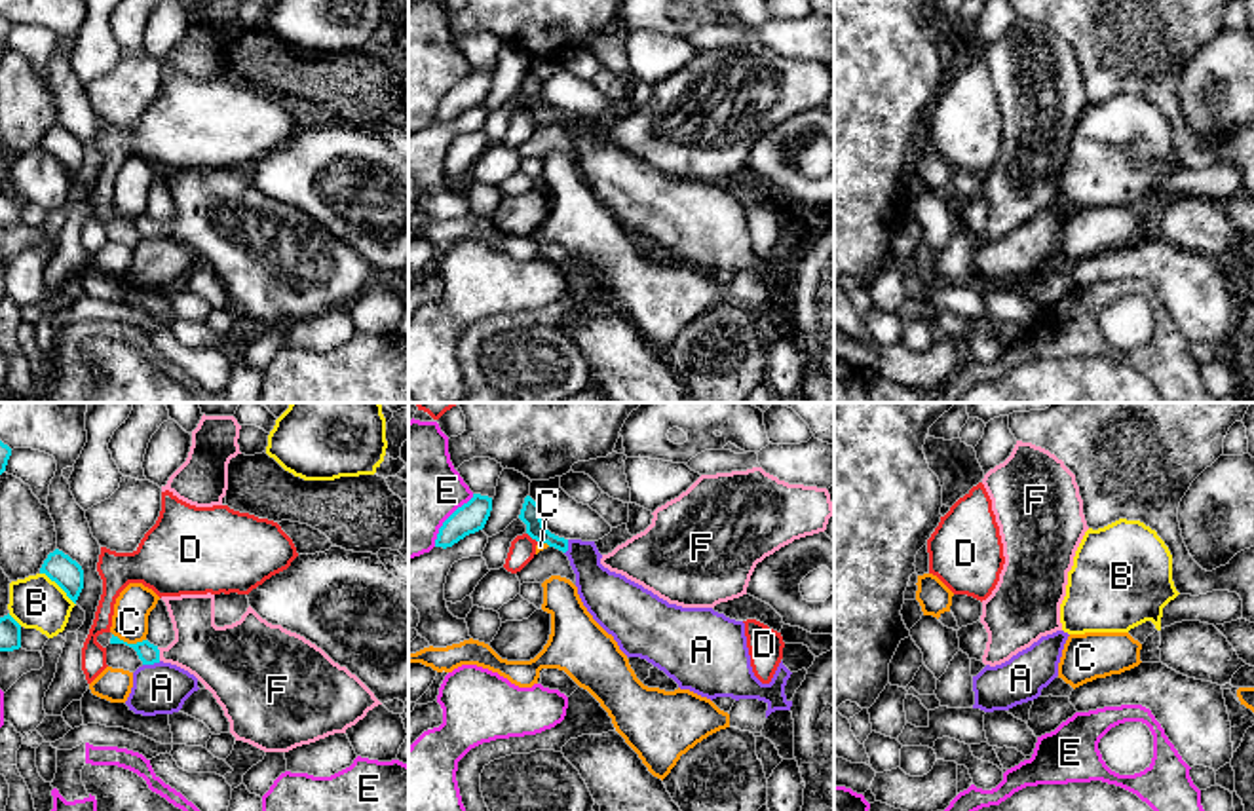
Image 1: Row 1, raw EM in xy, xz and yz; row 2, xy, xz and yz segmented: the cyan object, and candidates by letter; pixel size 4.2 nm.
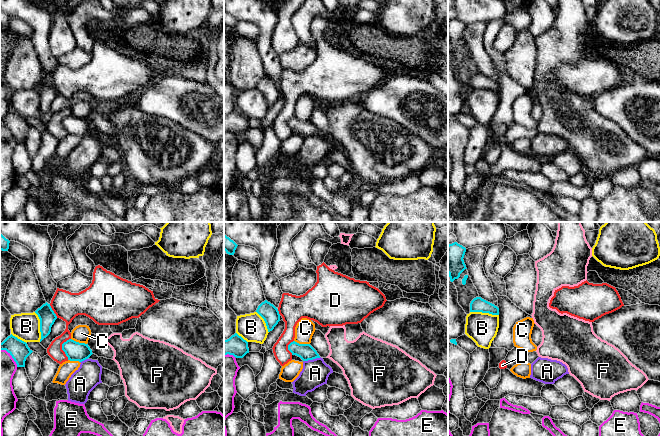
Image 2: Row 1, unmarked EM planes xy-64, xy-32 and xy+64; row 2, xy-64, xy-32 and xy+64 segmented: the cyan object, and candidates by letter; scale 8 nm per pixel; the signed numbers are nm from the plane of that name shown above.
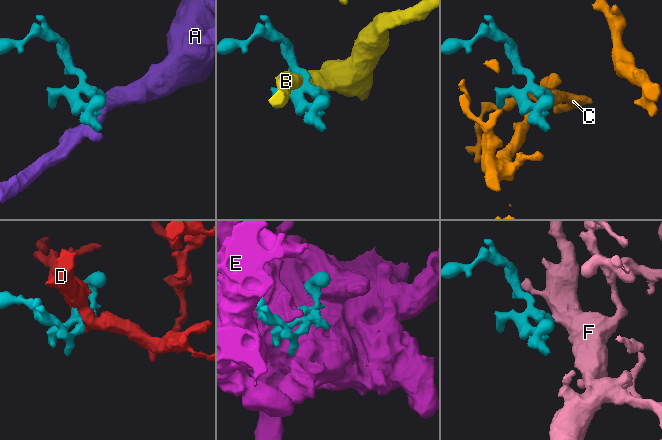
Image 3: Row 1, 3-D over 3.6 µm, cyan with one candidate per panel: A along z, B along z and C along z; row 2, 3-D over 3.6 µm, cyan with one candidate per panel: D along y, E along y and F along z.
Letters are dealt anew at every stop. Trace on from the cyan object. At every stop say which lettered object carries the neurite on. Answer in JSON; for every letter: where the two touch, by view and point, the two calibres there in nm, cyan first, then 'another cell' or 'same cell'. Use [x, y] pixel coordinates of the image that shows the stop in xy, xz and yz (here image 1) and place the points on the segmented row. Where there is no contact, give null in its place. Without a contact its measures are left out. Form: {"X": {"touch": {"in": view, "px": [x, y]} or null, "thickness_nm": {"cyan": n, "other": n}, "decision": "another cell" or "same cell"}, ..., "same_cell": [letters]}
{"A": {"touch": {"in": "xy", "px": [151, 663]}, "thickness_nm": {"cyan": 90, "other": 220}, "decision": "another cell"}, "B": {"touch": {"in": "xy", "px": [59, 585]}, "thickness_nm": {"cyan": 120, "other": 220}, "decision": "another cell"}, "C": {"touch": {"in": "xy", "px": [130, 644]}, "thickness_nm": {"cyan": 90, "other": 160}, "decision": "another cell"}, "D": {"touch": {"in": "xz", "px": [532, 538]}, "thickness_nm": {"cyan": 90, "other": 110}, "decision": "another cell"}, "E": {"touch": {"in": "xz", "px": [447, 519]}, "thickness_nm": {"cyan": 130, "other": 420}, "decision": "another cell"}, "F": {"touch": {"in": "xy", "px": [158, 654]}, "thickness_nm": {"cyan": 90, "other": 260}, "decision": "same cell"}, "same_cell": ["F"]}

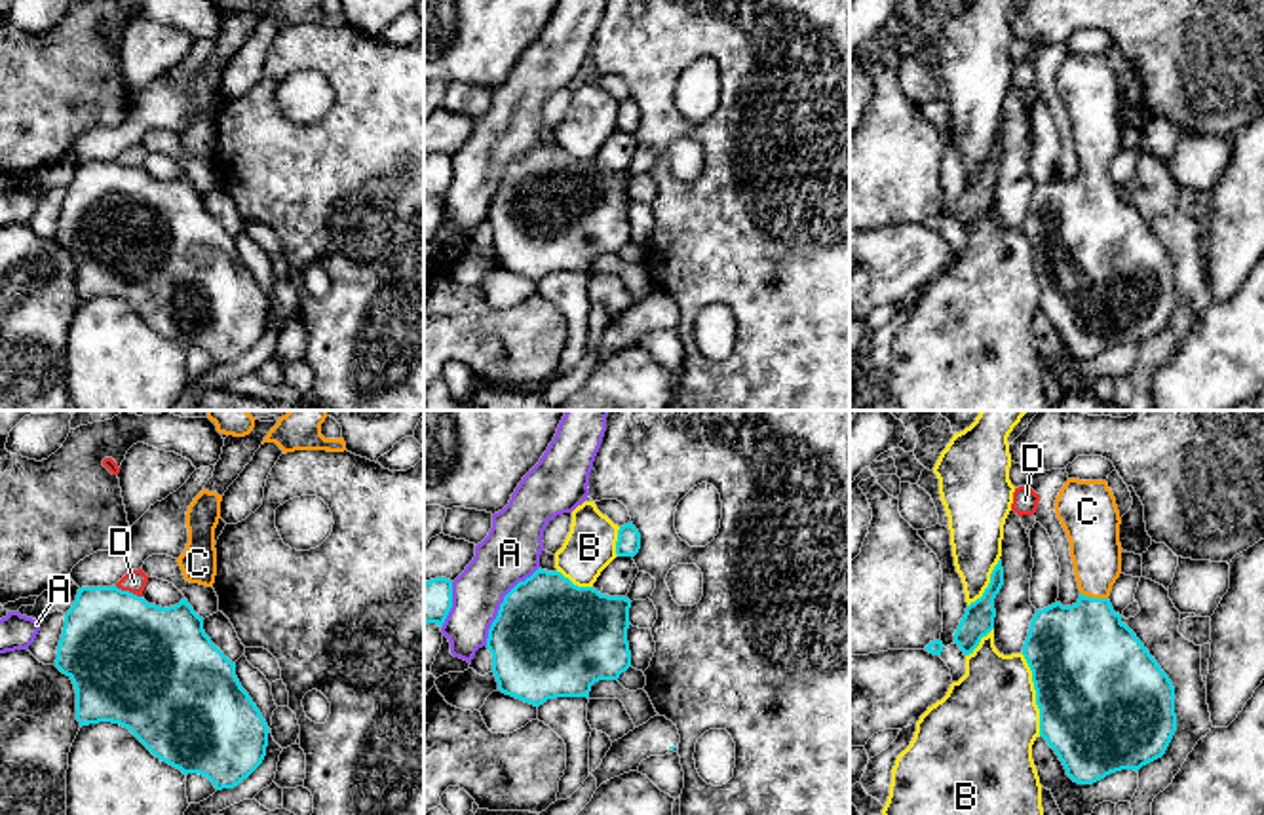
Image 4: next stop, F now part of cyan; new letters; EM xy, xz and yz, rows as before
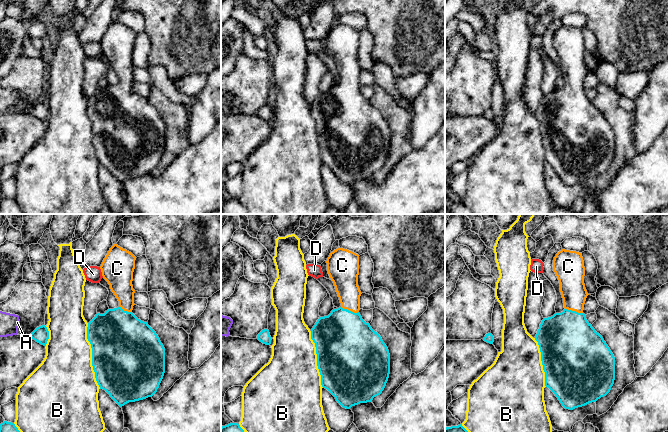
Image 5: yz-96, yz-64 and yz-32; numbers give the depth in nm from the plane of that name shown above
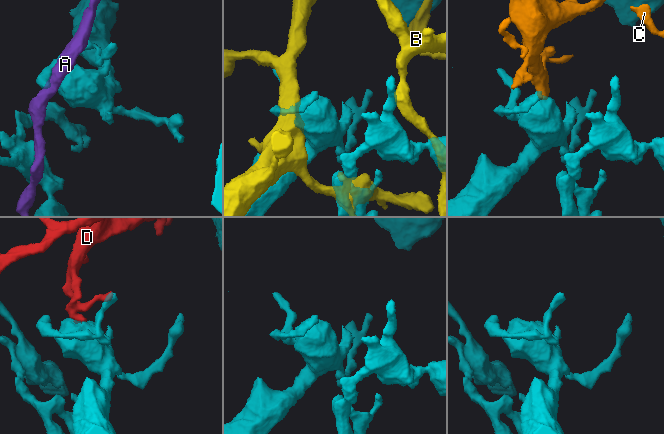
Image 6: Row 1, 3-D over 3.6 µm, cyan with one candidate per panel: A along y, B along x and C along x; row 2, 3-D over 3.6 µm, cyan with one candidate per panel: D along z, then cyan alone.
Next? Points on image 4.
{"A": {"touch": {"in": "xz", "px": [500, 605]}, "thickness_nm": {"cyan": 480, "other": 240}, "decision": "another cell"}, "B": {"touch": {"in": "yz", "px": [1036, 696]}, "thickness_nm": {"cyan": 500, "other": 420}, "decision": "another cell"}, "C": {"touch": {"in": "yz", "px": [1093, 599]}, "thickness_nm": {"cyan": 440, "other": 220}, "decision": "same cell"}, "D": {"touch": {"in": "xy", "px": [128, 591]}, "thickness_nm": {"cyan": 460, "other": 90}, "decision": "another cell"}, "same_cell": ["C"]}

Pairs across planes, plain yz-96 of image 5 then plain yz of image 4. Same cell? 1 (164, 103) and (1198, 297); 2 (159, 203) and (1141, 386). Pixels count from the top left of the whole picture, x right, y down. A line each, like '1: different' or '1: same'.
1: same
2: different

